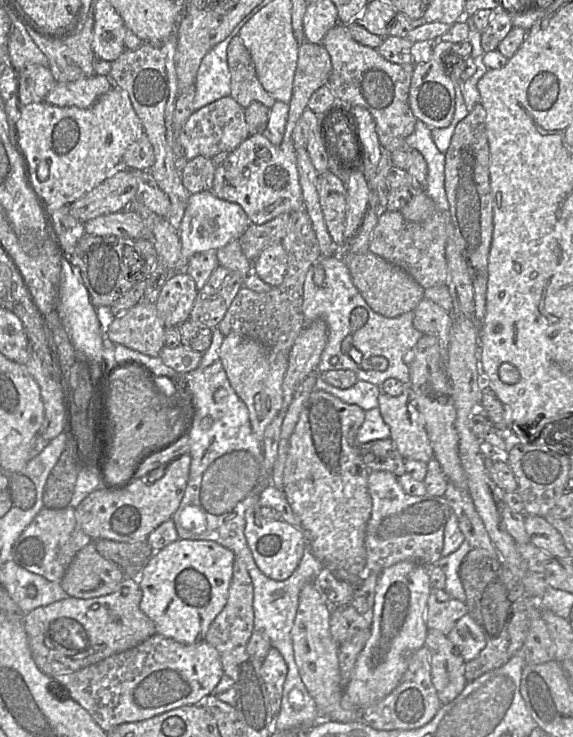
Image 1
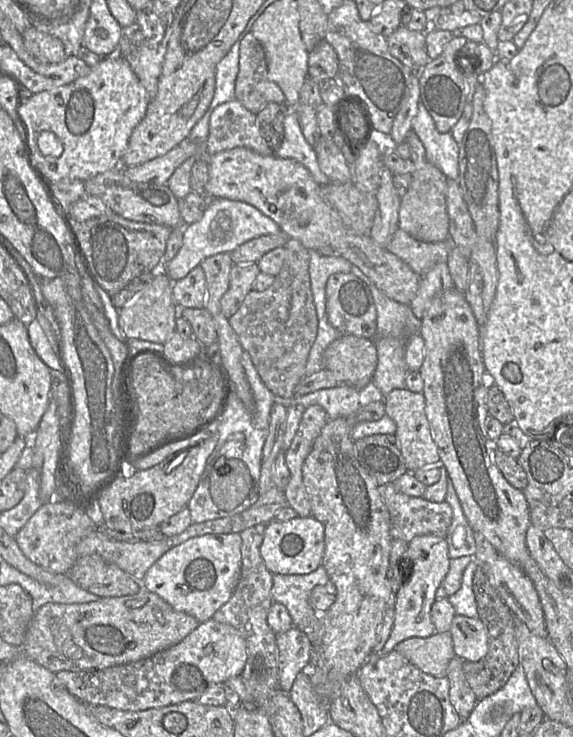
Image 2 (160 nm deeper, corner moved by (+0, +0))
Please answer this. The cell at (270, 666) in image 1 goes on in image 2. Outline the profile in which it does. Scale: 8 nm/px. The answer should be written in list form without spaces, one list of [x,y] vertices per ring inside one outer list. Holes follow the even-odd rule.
[[[295,626],[276,636],[278,688],[289,693],[297,675],[309,669],[312,642],[304,631]]]

